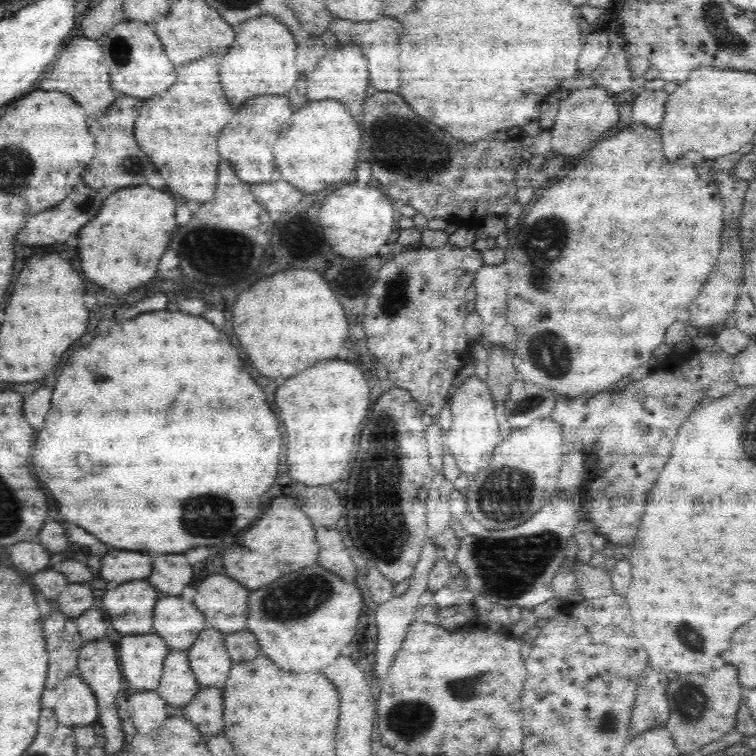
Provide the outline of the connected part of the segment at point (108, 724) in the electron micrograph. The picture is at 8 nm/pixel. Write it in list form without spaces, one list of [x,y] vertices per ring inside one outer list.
[[[97,639],[96,641],[89,641],[82,645],[78,656],[78,670],[80,677],[86,684],[89,684],[96,696],[98,718],[95,724],[104,728],[104,737],[106,743],[104,744],[105,754],[118,754],[122,751],[124,746],[125,732],[122,731],[120,718],[118,717],[118,709],[116,708],[116,697],[120,692],[120,682],[122,682],[123,675],[120,672],[120,663],[118,652],[111,641],[108,639]]]

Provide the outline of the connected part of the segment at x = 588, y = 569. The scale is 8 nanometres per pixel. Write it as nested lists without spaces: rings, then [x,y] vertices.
[[[578,566],[580,574],[577,575],[578,589],[582,591],[585,599],[608,597],[615,594],[611,572],[605,567]]]

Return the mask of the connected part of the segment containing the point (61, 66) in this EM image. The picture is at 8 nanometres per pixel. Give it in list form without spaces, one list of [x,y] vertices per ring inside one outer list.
[[[84,36],[71,37],[70,40],[72,42],[68,42],[66,48],[60,52],[56,66],[50,72],[44,72],[46,76],[41,82],[38,76],[38,80],[34,84],[39,83],[36,90],[62,92],[62,94],[72,96],[74,102],[80,106],[80,110],[84,110],[84,120],[88,126],[88,118],[100,118],[108,106],[114,102],[116,92],[110,86],[110,74],[108,74],[104,60],[102,60],[100,43]]]

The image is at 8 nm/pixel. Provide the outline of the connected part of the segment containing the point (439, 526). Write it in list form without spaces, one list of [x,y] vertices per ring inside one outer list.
[[[436,474],[432,478],[430,484],[430,492],[428,492],[428,516],[426,516],[427,527],[426,538],[427,540],[434,541],[437,536],[442,535],[444,530],[448,529],[450,524],[450,494],[452,494],[454,486],[452,482],[448,482],[444,478],[444,474]]]

